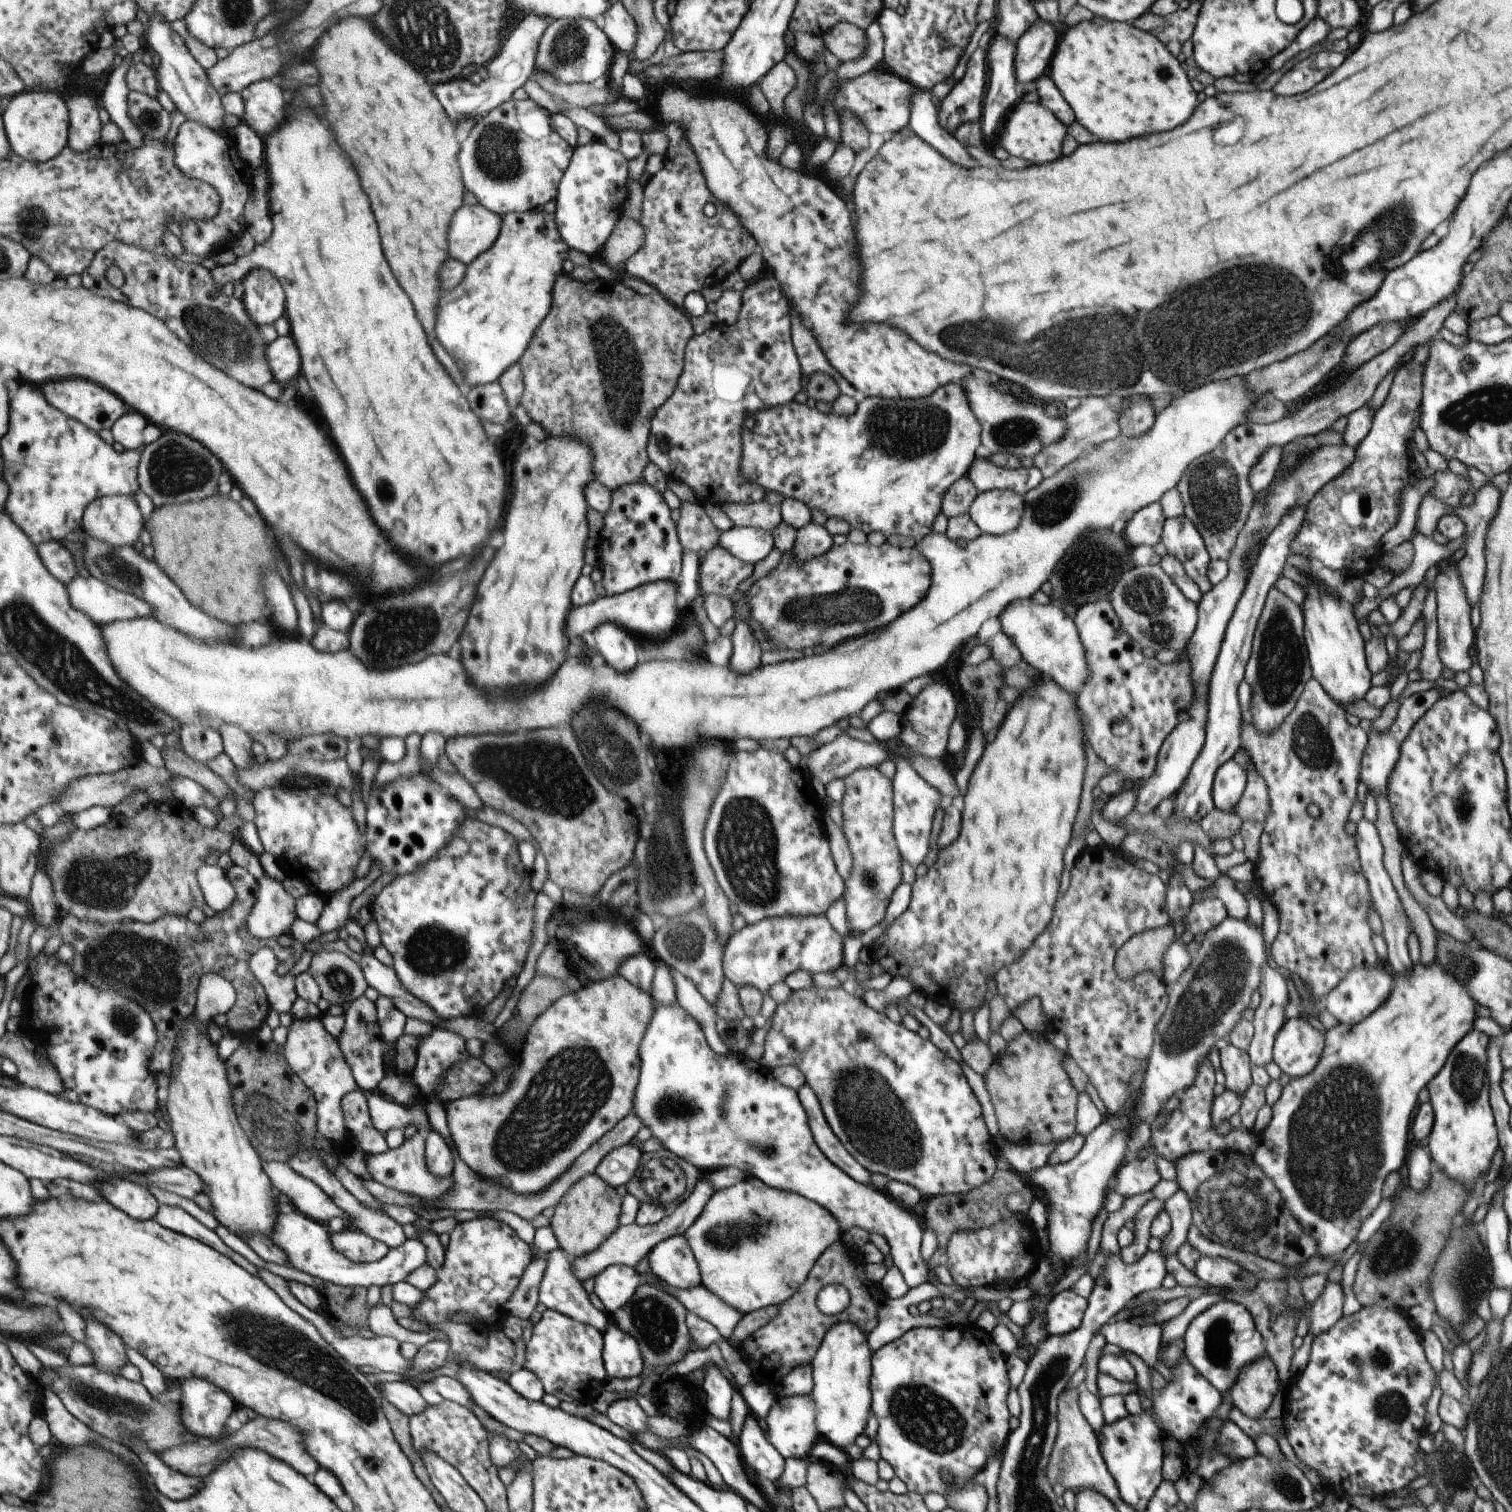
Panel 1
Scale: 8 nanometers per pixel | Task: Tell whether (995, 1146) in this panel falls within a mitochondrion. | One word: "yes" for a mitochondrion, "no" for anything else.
no

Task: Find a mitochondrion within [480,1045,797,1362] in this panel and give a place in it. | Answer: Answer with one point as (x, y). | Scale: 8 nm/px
(662, 1178)

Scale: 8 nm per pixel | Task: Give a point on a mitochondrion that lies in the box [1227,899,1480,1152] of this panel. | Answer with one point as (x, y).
(1456, 959)

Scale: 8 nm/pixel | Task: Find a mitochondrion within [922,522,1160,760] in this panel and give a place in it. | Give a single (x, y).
(1088, 571)

